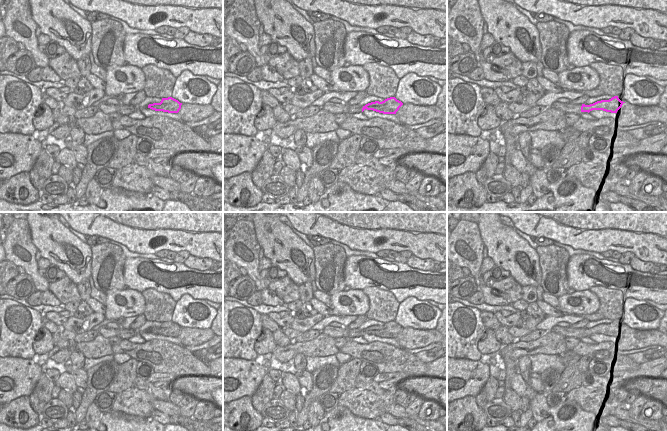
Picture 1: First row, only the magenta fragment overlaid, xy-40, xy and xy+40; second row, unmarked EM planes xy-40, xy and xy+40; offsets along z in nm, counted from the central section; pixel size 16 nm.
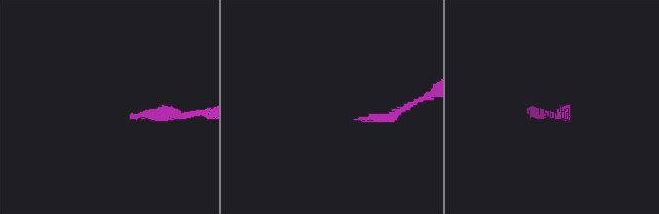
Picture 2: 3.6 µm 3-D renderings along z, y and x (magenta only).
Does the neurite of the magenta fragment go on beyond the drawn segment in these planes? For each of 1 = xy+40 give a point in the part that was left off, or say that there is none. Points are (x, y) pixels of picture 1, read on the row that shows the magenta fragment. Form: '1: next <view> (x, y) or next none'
1: next none

